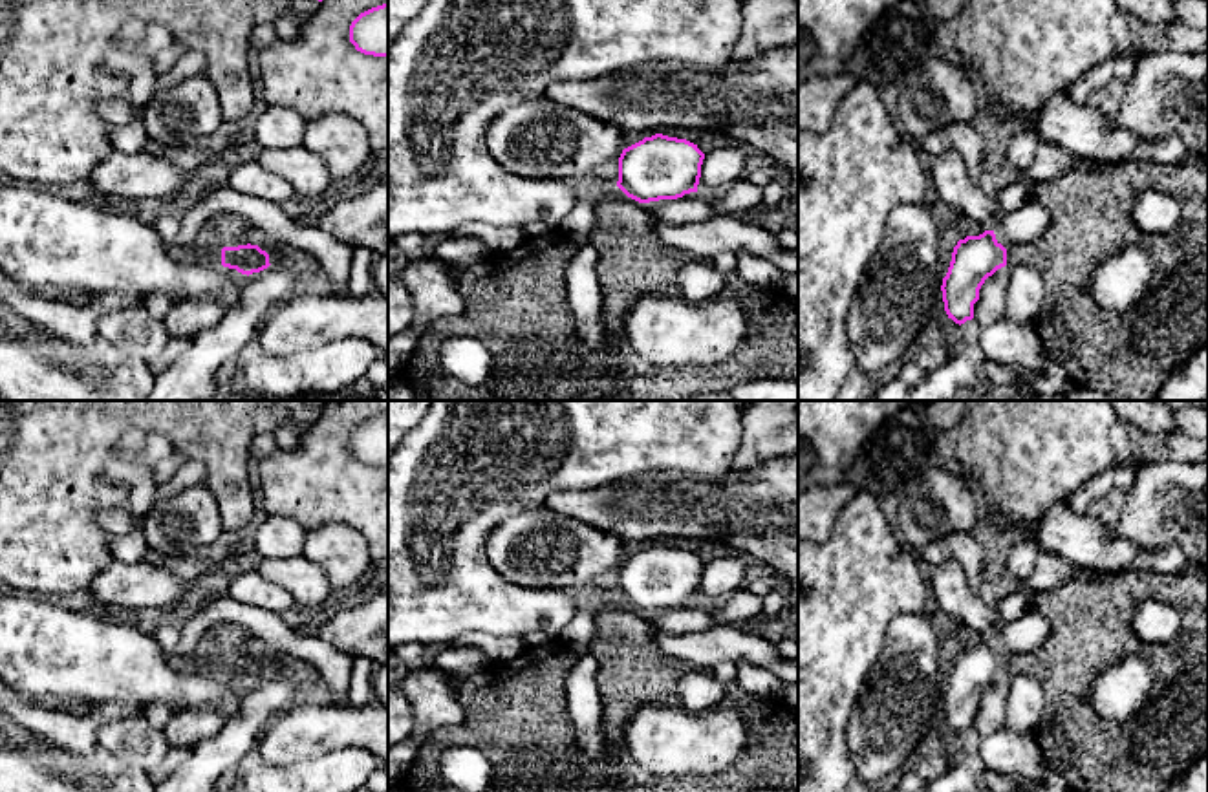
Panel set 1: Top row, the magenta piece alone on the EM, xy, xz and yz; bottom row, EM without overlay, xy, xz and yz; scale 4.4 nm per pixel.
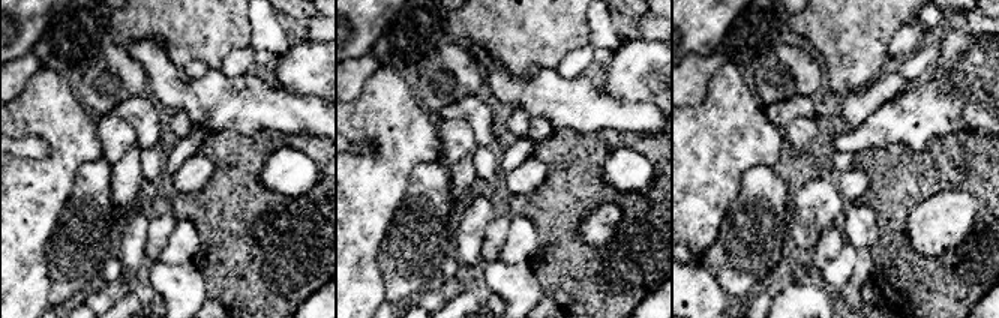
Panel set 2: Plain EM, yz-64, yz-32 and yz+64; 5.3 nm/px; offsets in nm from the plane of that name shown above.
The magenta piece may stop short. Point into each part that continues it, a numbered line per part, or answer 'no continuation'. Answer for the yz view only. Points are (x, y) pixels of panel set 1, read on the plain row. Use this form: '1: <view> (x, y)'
no continuation

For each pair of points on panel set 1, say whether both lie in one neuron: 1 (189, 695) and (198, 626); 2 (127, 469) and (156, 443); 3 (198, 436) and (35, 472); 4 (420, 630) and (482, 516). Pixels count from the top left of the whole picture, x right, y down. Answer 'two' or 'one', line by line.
1: two
2: one
3: one
4: one

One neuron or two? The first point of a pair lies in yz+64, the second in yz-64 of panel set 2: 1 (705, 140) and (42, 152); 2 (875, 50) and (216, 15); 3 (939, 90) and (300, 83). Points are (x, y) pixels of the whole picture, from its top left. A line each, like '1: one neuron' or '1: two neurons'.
1: two neurons
2: one neuron
3: one neuron

